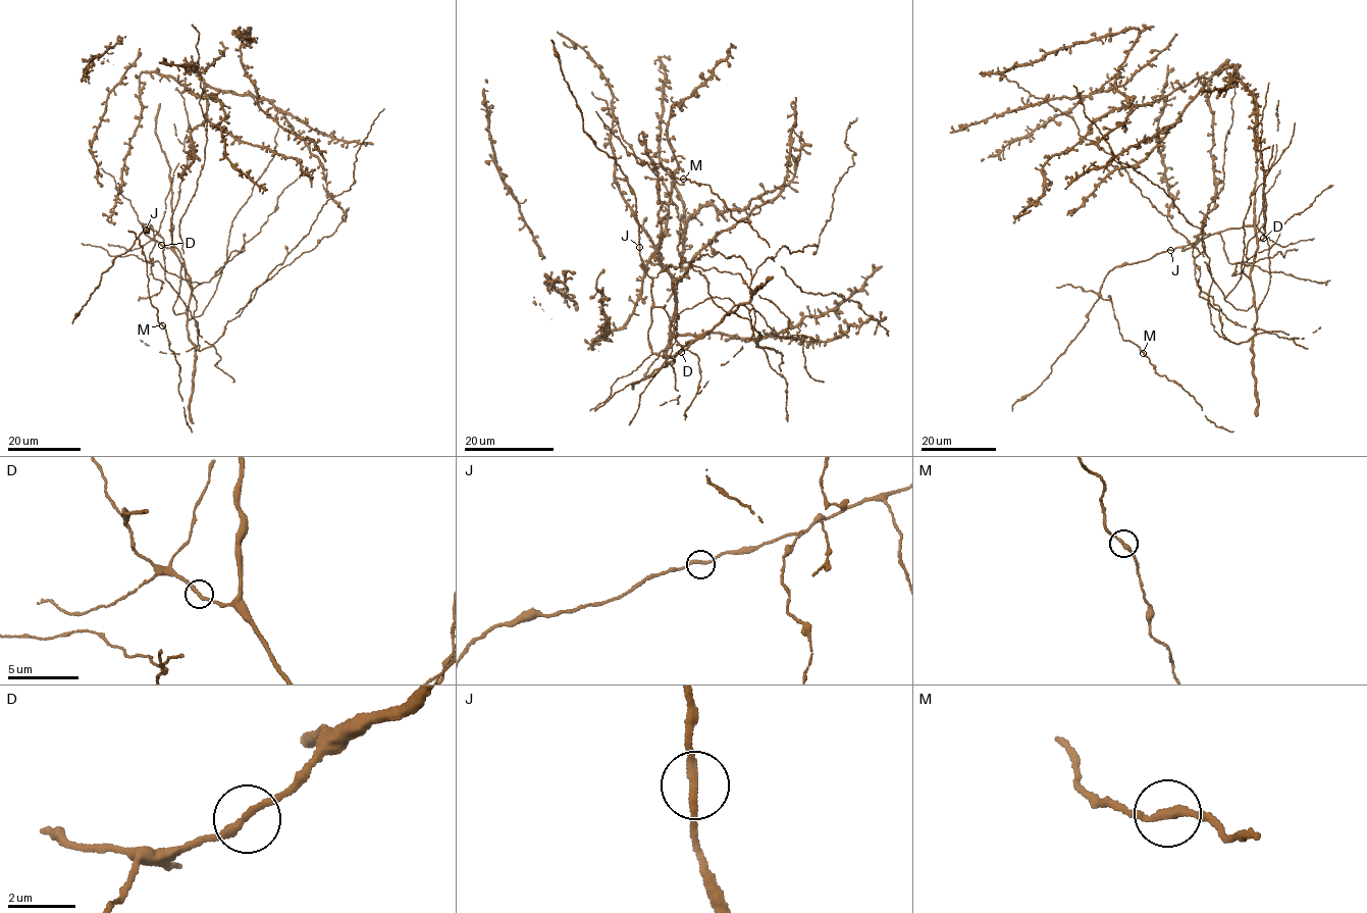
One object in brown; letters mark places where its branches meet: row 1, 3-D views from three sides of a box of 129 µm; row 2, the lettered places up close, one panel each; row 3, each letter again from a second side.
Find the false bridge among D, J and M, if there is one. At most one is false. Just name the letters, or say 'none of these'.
none of these

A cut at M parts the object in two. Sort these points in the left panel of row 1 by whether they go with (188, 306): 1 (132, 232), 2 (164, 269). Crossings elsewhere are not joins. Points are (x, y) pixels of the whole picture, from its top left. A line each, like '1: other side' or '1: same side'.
1: other side
2: same side

